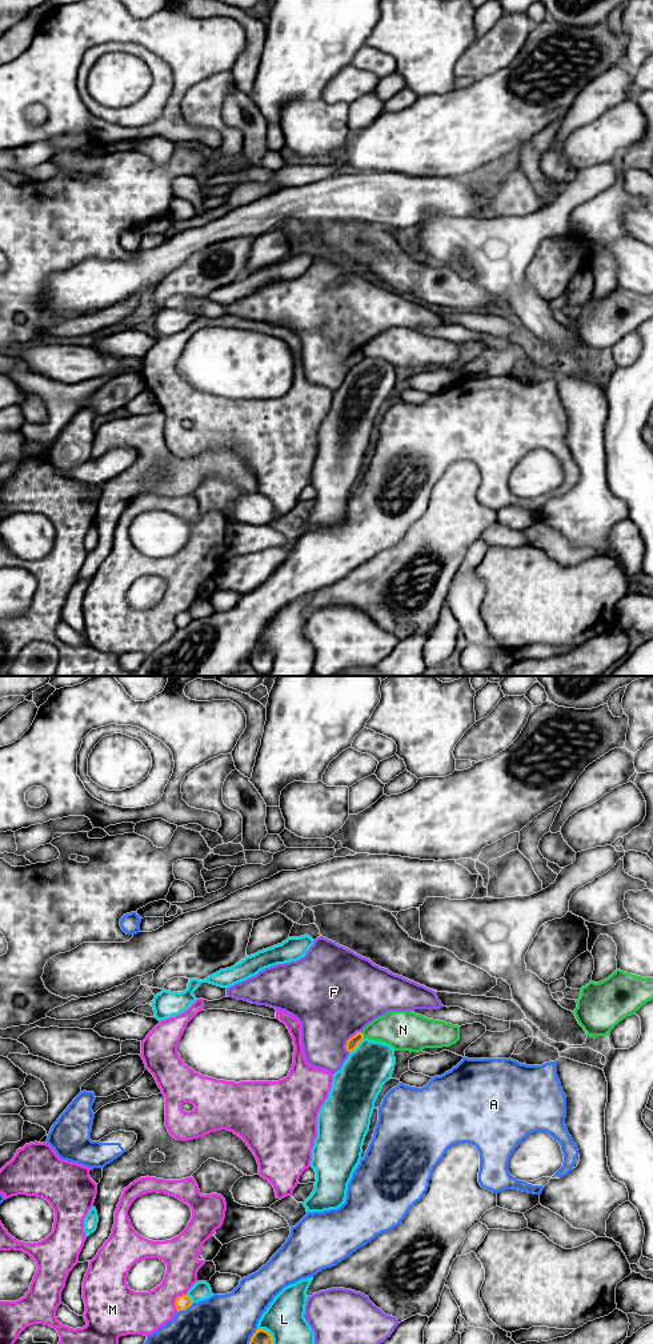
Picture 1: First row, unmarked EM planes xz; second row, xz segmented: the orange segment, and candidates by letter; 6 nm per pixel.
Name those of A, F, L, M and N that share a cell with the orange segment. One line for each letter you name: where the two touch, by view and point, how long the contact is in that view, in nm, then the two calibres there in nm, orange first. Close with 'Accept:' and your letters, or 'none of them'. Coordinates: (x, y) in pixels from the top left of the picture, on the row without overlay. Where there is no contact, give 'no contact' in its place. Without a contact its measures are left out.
Accept: none of them

